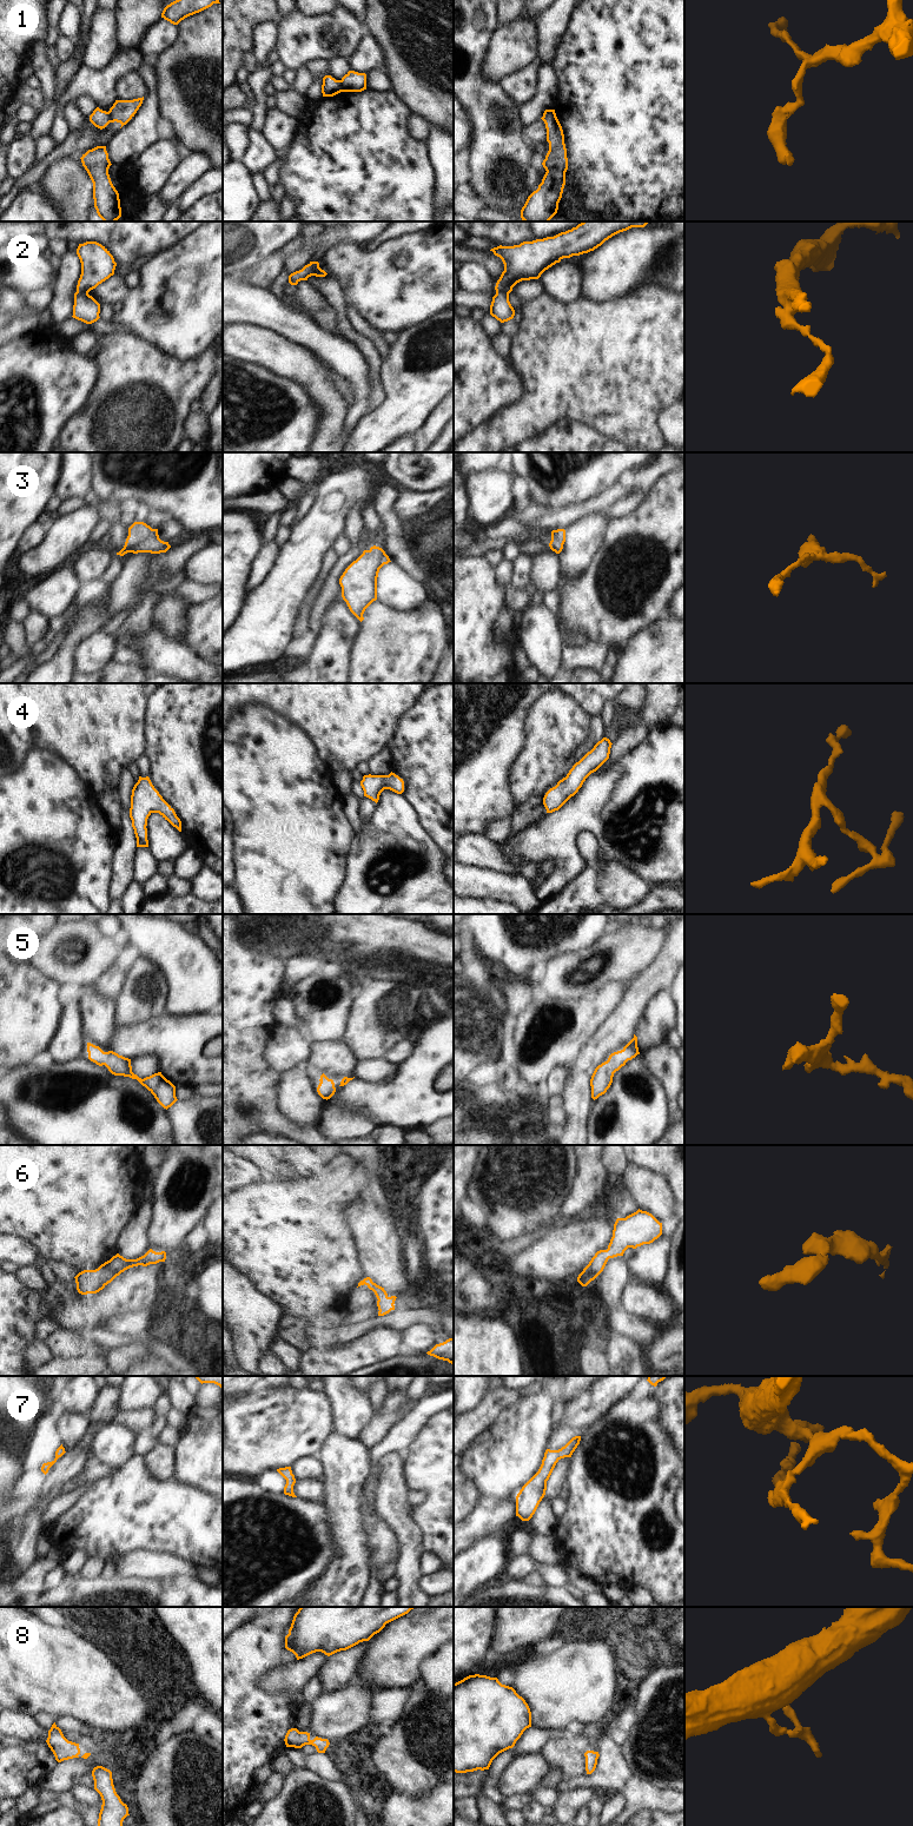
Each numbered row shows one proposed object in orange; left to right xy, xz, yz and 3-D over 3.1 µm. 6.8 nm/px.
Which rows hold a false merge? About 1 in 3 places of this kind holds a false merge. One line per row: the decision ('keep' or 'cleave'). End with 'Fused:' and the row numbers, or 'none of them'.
1: cleave
2: cleave
3: cleave
4: keep
5: keep
6: keep
7: keep
8: keep
Fused: 1, 2, 3

